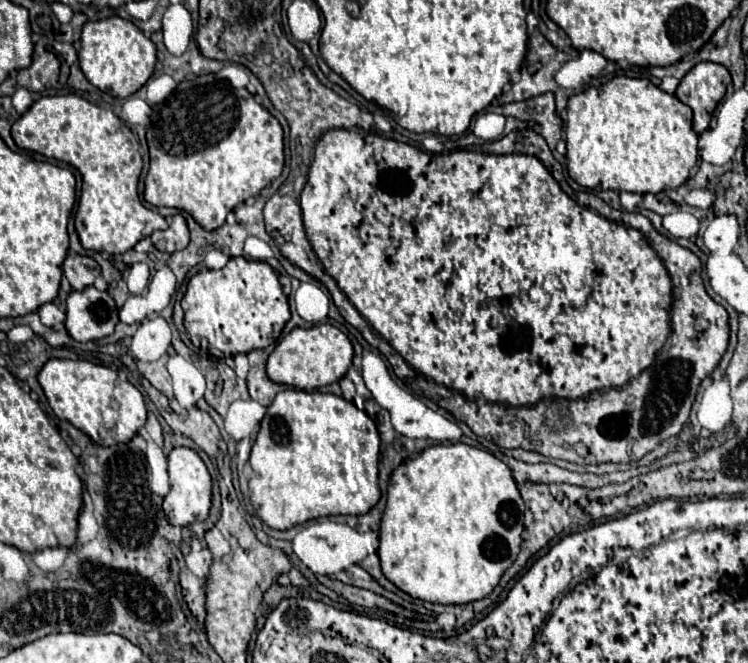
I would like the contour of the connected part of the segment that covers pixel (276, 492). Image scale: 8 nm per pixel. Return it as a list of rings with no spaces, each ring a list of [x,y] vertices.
[[[284,390],[268,406],[258,438],[250,452],[252,506],[260,520],[274,530],[288,530],[320,516],[366,514],[380,500],[378,486],[380,434],[374,420],[336,394]]]

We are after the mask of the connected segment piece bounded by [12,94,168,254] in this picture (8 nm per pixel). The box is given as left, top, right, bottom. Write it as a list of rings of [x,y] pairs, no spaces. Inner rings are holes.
[[[44,96],[14,122],[12,138],[18,148],[44,154],[72,164],[84,178],[82,196],[76,210],[76,230],[80,242],[88,250],[124,254],[134,244],[156,230],[164,230],[166,220],[146,208],[138,196],[138,178],[142,172],[142,156],[138,138],[130,128],[106,108],[100,108],[82,96]]]

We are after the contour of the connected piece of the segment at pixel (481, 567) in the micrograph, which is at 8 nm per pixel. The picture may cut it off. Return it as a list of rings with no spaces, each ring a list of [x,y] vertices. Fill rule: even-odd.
[[[464,442],[430,446],[416,458],[404,460],[390,476],[378,548],[382,572],[412,598],[434,604],[466,604],[480,600],[494,590],[520,552],[524,510],[512,470],[502,460]]]

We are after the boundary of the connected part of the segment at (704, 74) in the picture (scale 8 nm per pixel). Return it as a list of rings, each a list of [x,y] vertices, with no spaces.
[[[700,62],[682,78],[676,98],[692,108],[696,134],[708,128],[718,102],[726,94],[726,80],[732,80],[730,72],[714,62]]]

